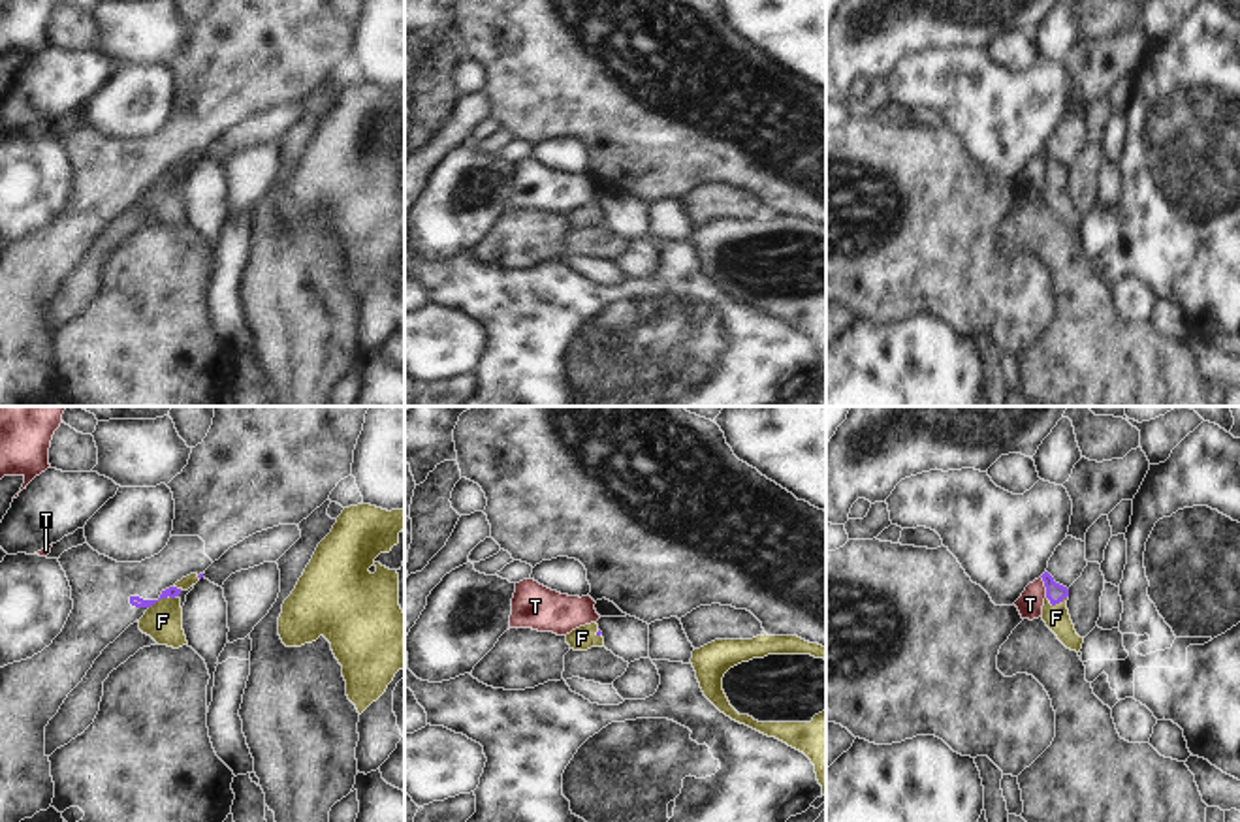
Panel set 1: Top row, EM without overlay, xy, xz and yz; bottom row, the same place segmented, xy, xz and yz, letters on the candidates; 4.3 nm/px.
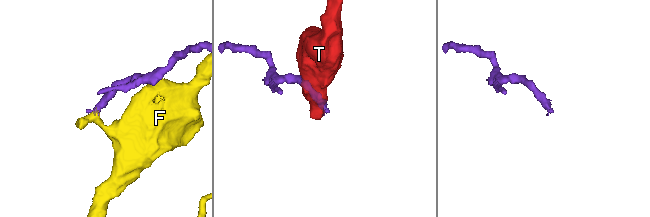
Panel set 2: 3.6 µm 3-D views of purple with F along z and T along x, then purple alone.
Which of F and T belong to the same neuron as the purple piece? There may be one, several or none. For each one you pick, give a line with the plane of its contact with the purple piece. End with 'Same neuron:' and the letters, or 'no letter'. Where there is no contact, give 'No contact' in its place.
F: Touches purple in xy
Same neuron: F.

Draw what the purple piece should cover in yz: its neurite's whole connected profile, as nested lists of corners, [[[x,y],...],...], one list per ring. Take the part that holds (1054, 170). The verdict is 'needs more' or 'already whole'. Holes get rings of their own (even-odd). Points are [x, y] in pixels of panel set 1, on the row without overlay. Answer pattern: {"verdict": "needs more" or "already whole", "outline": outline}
{"verdict": "needs more", "outline": [[[1044,150],[1041,156],[1046,166],[1042,199],[1067,228],[1078,231],[1082,228],[1084,216],[1076,213],[1069,188],[1067,188],[1069,167],[1056,162],[1048,150]]]}

